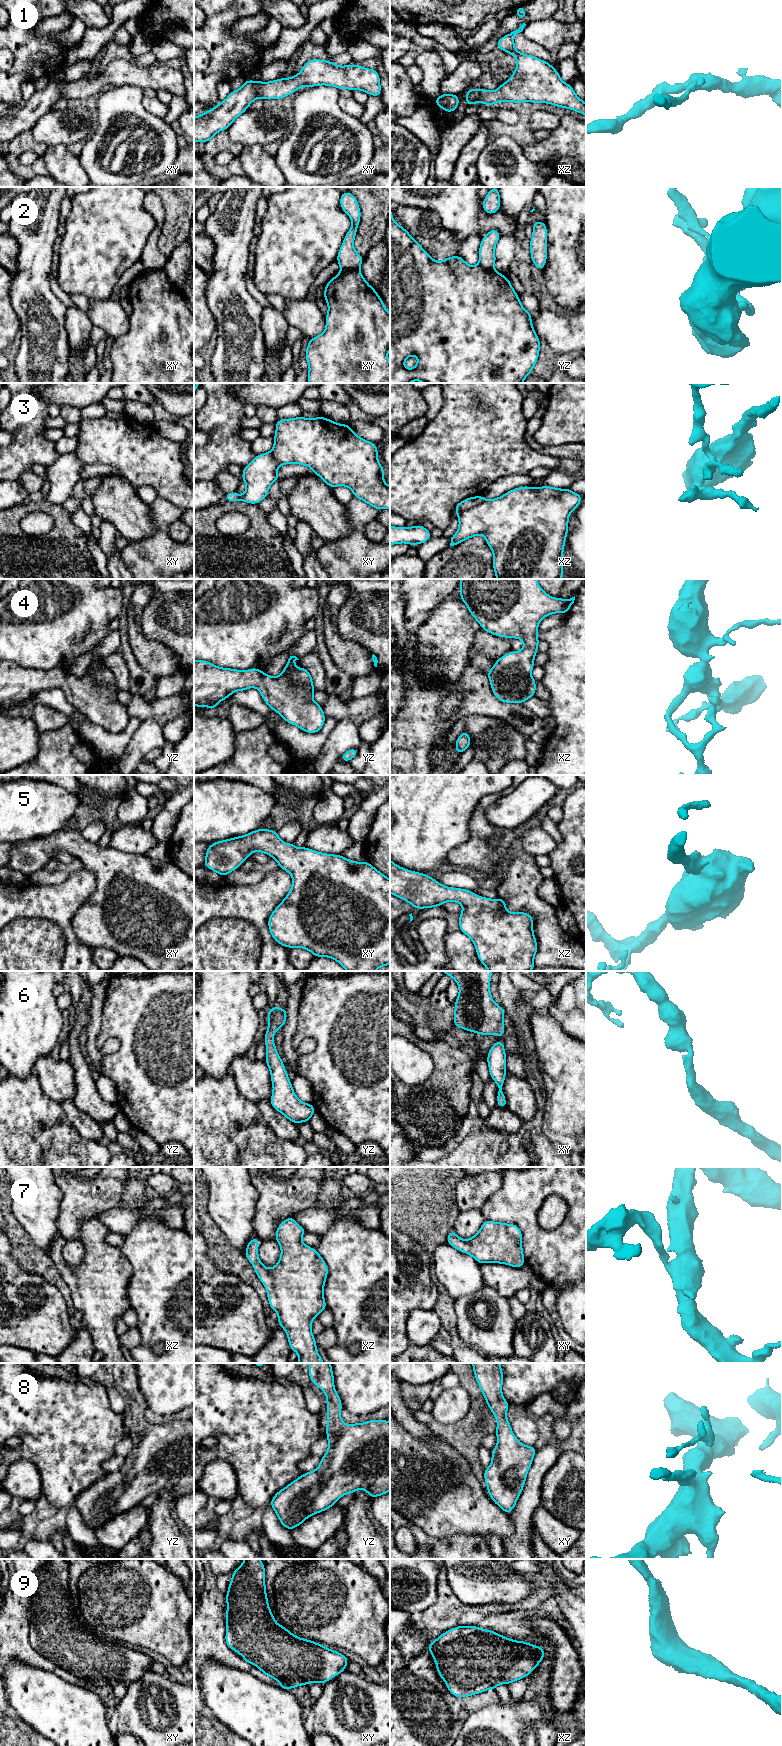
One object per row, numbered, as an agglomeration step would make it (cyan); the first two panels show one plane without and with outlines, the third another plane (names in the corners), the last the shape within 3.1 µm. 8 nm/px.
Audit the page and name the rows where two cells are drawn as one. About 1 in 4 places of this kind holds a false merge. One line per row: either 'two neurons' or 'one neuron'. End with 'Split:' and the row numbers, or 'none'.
1: one neuron
2: two neurons
3: one neuron
4: one neuron
5: one neuron
6: one neuron
7: one neuron
8: one neuron
9: one neuron
Split: 2

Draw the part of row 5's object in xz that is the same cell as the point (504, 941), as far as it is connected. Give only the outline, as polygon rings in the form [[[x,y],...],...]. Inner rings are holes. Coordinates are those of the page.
[[[390,859],[390,893],[410,903],[416,909],[439,907],[445,902],[458,902],[463,906],[459,915],[459,930],[474,943],[480,962],[488,971],[531,971],[534,969],[534,956],[538,951],[533,932],[533,917],[527,912],[507,912],[506,901],[502,898],[489,899],[477,896],[471,890],[442,885],[428,874],[418,873],[396,865]]]

